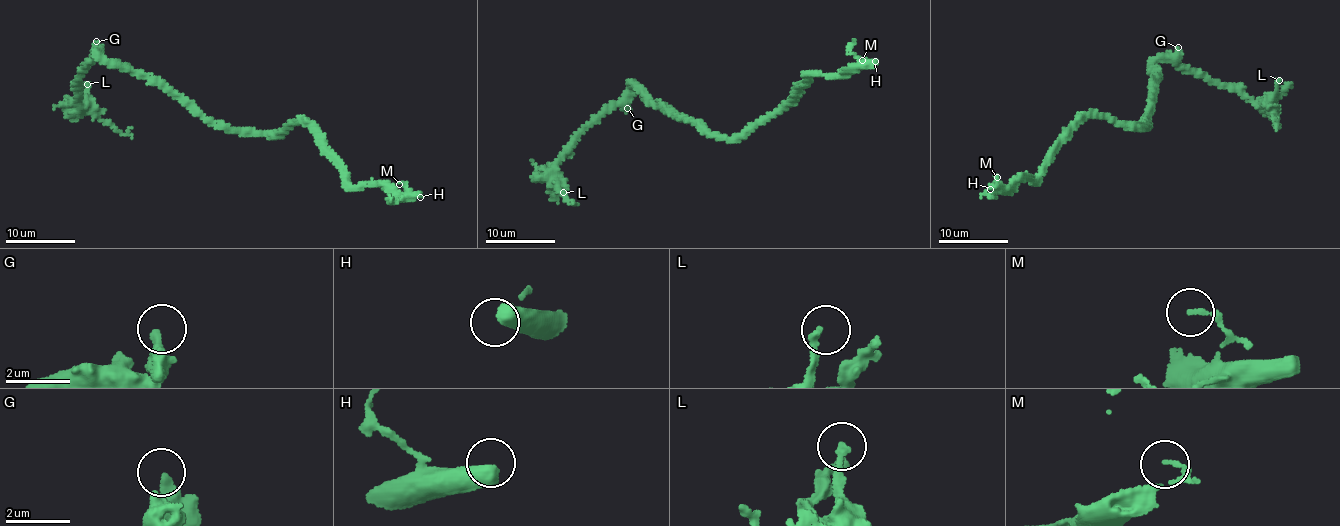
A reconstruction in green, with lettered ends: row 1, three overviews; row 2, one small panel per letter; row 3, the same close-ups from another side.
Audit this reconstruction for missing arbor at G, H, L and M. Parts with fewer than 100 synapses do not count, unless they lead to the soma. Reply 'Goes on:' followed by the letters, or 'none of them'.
Goes on: H

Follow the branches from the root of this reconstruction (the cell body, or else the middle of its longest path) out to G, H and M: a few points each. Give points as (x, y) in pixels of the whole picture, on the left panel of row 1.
G: (214, 121), (205, 121), (148, 78), (128, 72), (98, 54), (96, 41)
H: (214, 121), (264, 134), (282, 133), (294, 123), (305, 122), (352, 186), (391, 184), (401, 195), (420, 197)
M: (214, 121), (264, 134), (305, 122), (352, 186), (391, 184), (404, 194), (406, 187), (399, 184)

